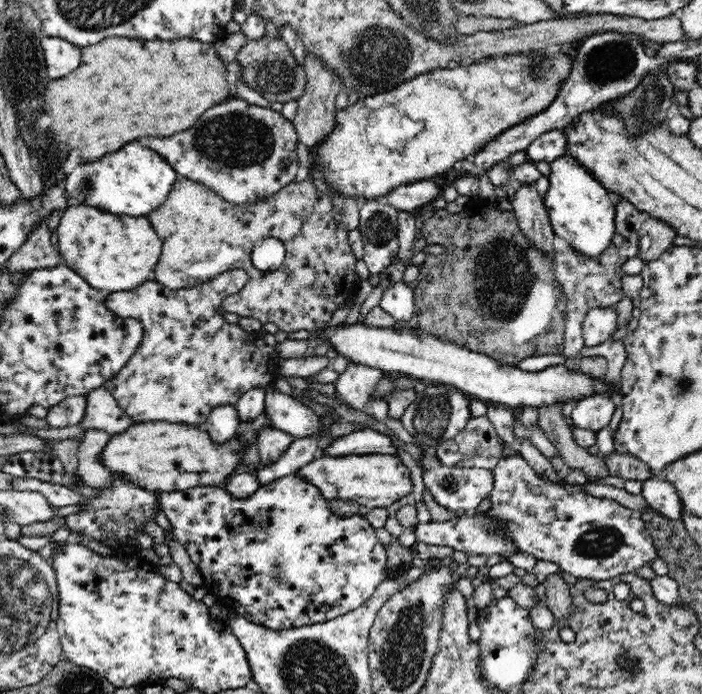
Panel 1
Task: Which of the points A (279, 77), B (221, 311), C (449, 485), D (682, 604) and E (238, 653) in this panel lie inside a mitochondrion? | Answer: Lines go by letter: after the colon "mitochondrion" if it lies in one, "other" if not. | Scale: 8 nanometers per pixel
A: mitochondrion
B: other
C: other
D: other
E: other

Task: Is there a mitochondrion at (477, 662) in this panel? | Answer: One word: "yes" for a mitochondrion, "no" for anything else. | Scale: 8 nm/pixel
no

